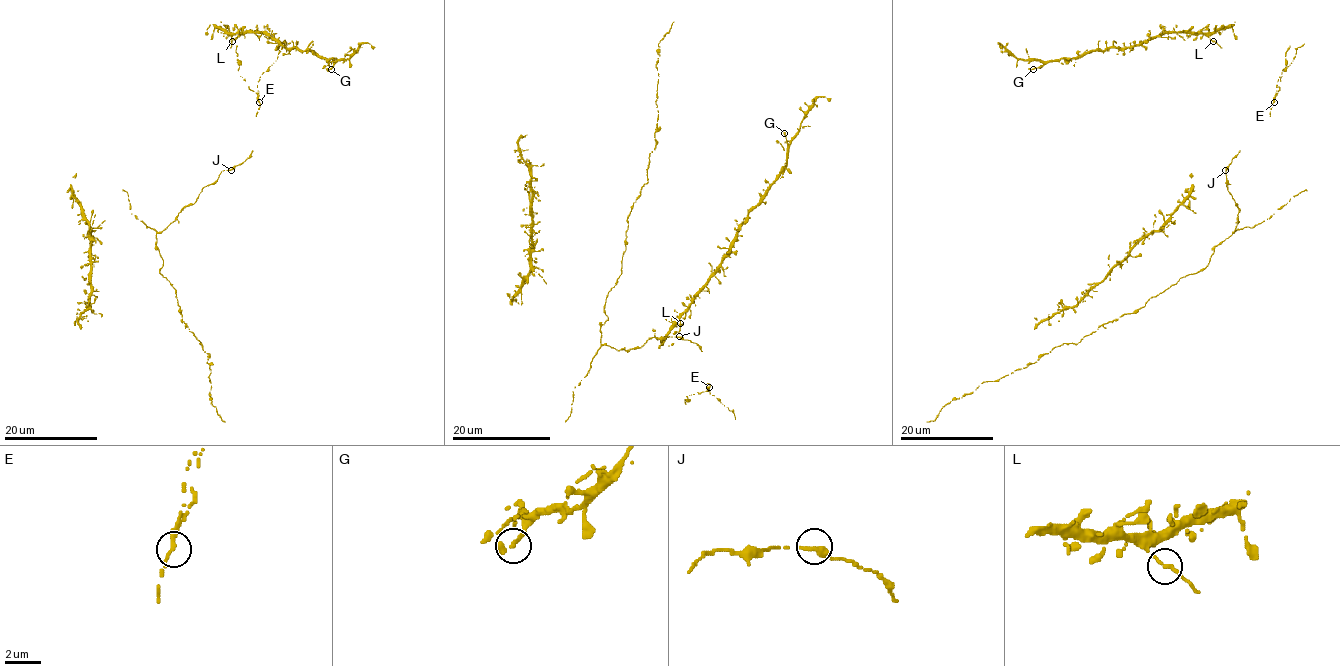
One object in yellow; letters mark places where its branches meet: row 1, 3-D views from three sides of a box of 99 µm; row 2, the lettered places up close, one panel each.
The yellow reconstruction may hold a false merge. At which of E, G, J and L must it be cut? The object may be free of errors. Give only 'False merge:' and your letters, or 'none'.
False merge: E

